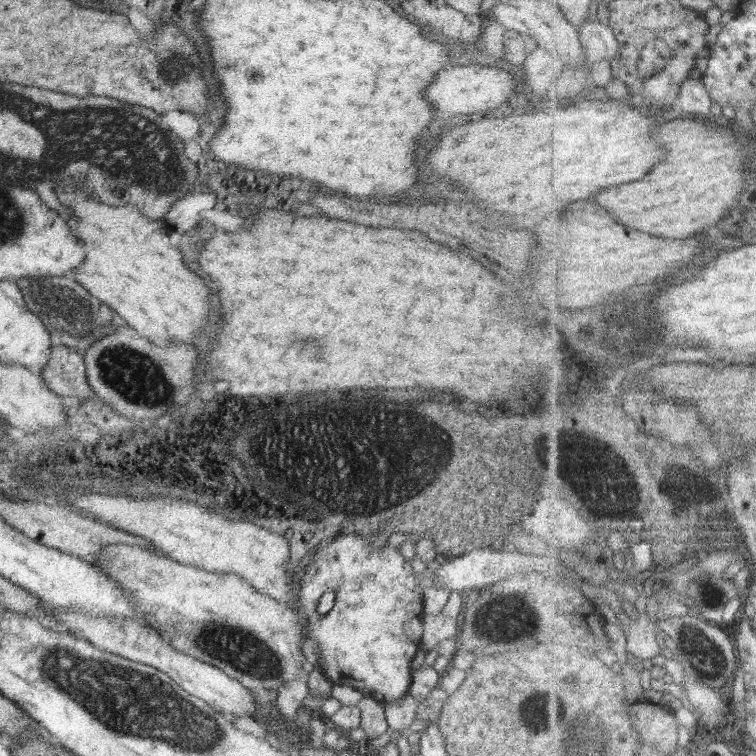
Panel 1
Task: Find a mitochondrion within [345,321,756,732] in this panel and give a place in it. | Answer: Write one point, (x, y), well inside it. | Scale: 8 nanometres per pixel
(706, 656)

